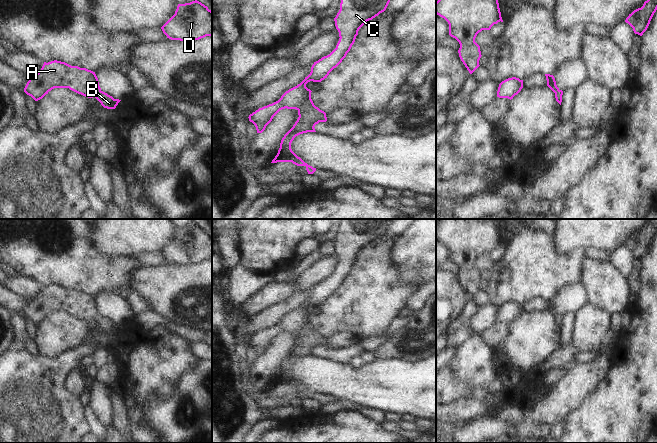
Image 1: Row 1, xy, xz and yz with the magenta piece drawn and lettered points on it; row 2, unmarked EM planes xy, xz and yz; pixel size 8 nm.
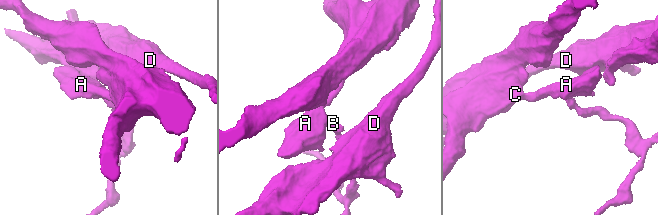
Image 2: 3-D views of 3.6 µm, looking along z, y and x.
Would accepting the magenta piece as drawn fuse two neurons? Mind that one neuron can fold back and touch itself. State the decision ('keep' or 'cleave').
keep

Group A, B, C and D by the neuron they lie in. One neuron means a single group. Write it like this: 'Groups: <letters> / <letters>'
Groups: A B C D.

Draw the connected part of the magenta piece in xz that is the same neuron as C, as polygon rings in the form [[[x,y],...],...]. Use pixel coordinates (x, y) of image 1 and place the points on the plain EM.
[[[343,219],[340,234],[334,242],[339,256],[336,272],[327,280],[314,286],[310,298],[297,310],[286,315],[281,322],[267,330],[259,332],[249,339],[257,357],[262,357],[273,341],[282,333],[296,333],[298,343],[281,364],[277,379],[271,387],[292,386],[305,390],[308,398],[316,392],[305,387],[291,373],[294,362],[307,356],[316,356],[315,349],[326,346],[326,337],[316,331],[311,323],[311,314],[306,311],[310,305],[321,306],[336,292],[350,275],[359,253],[369,244],[384,236],[394,219]]]

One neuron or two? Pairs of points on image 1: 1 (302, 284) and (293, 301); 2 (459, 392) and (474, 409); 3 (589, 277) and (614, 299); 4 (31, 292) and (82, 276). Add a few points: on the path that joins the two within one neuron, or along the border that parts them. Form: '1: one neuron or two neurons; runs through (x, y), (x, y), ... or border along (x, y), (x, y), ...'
1: two neurons; border along (313, 286), (295, 294)
2: two neurons; border along (482, 400), (457, 399), (446, 404)
3: one neuron; runs through (595, 280), (608, 293)
4: two neurons; border along (22, 274), (34, 277), (44, 285)

